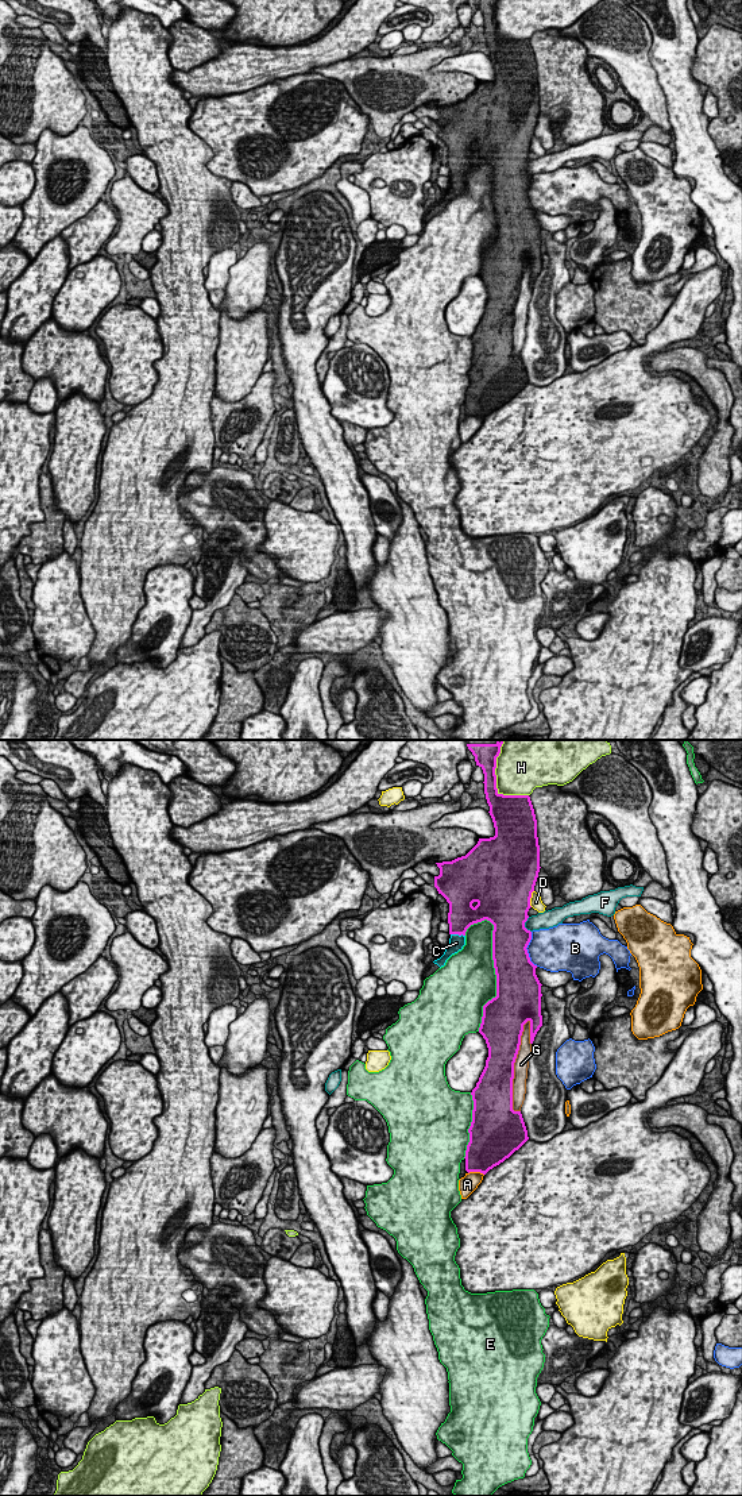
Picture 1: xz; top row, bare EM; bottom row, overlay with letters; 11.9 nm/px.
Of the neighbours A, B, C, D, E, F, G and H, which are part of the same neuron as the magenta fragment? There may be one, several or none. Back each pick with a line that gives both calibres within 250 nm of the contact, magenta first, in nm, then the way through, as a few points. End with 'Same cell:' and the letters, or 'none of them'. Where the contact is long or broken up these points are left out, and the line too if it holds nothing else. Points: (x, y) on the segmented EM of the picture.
C: calibres 320 and 190 nm
Same cell: C

